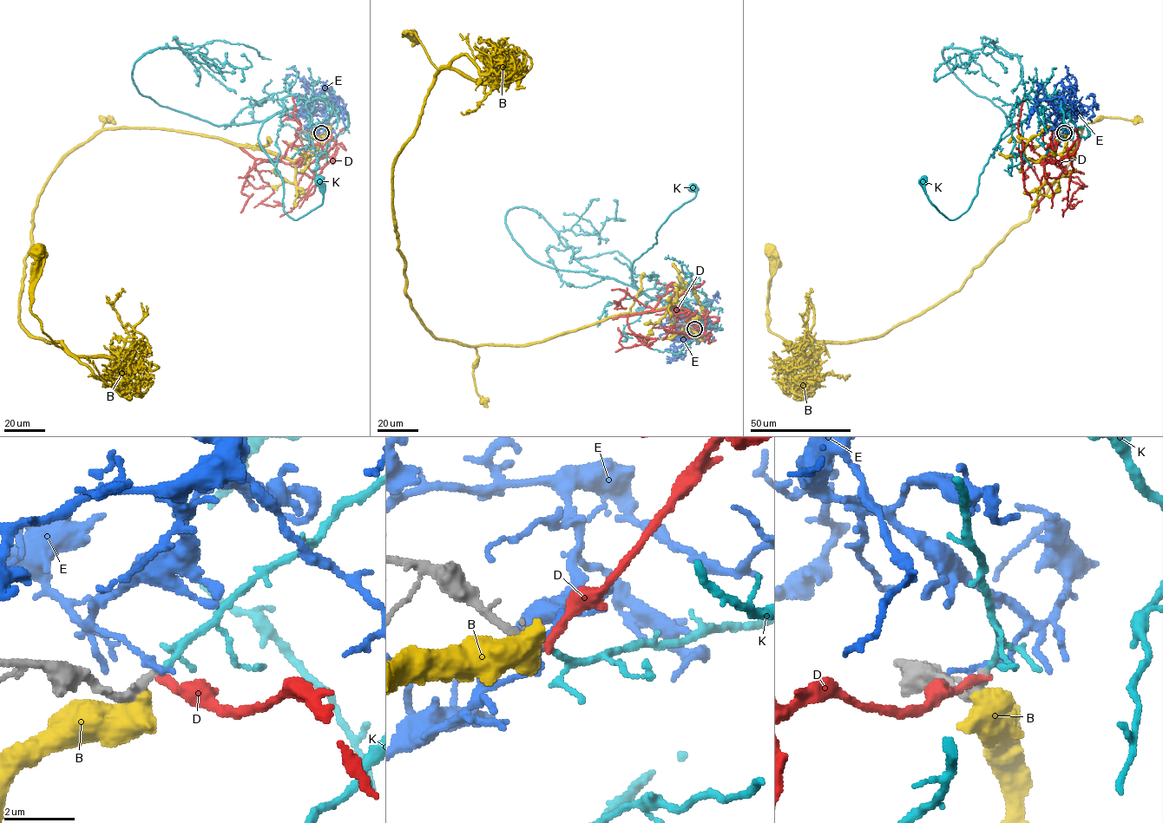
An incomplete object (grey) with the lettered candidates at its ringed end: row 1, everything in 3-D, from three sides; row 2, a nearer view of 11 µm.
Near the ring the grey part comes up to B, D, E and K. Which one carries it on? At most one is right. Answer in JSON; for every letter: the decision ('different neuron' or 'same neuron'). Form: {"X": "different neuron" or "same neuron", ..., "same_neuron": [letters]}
{"B": "different neuron", "D": "different neuron", "E": "different neuron", "K": "same neuron", "same_neuron": ["K"]}

